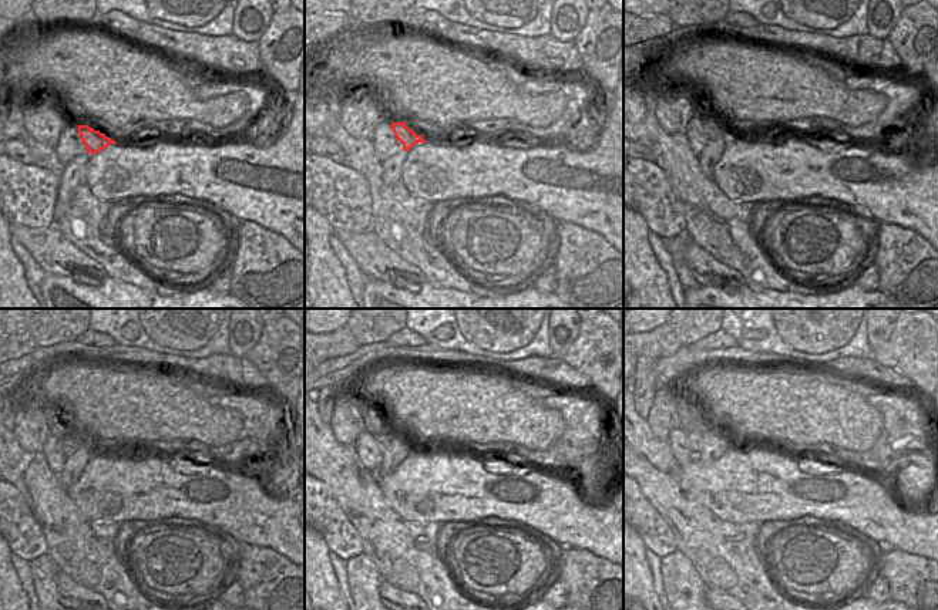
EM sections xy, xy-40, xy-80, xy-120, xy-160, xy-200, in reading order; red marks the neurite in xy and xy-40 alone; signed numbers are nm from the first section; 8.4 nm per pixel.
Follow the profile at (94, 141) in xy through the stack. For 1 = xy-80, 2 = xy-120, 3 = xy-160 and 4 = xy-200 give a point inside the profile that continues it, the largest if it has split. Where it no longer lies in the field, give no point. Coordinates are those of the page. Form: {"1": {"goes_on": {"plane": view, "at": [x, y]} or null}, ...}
{"1": {"goes_on": {"plane": "xy-80", "at": [713, 130]}}, "2": {"goes_on": {"plane": "xy-120", "at": [70, 444]}}, "3": {"goes_on": {"plane": "xy-160", "at": [382, 440]}}, "4": {"goes_on": {"plane": "xy-200", "at": [695, 437]}}}

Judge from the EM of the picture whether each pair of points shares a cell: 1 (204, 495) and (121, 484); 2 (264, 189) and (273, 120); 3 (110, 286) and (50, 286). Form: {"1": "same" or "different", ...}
{"1": "same", "2": "different", "3": "same"}

